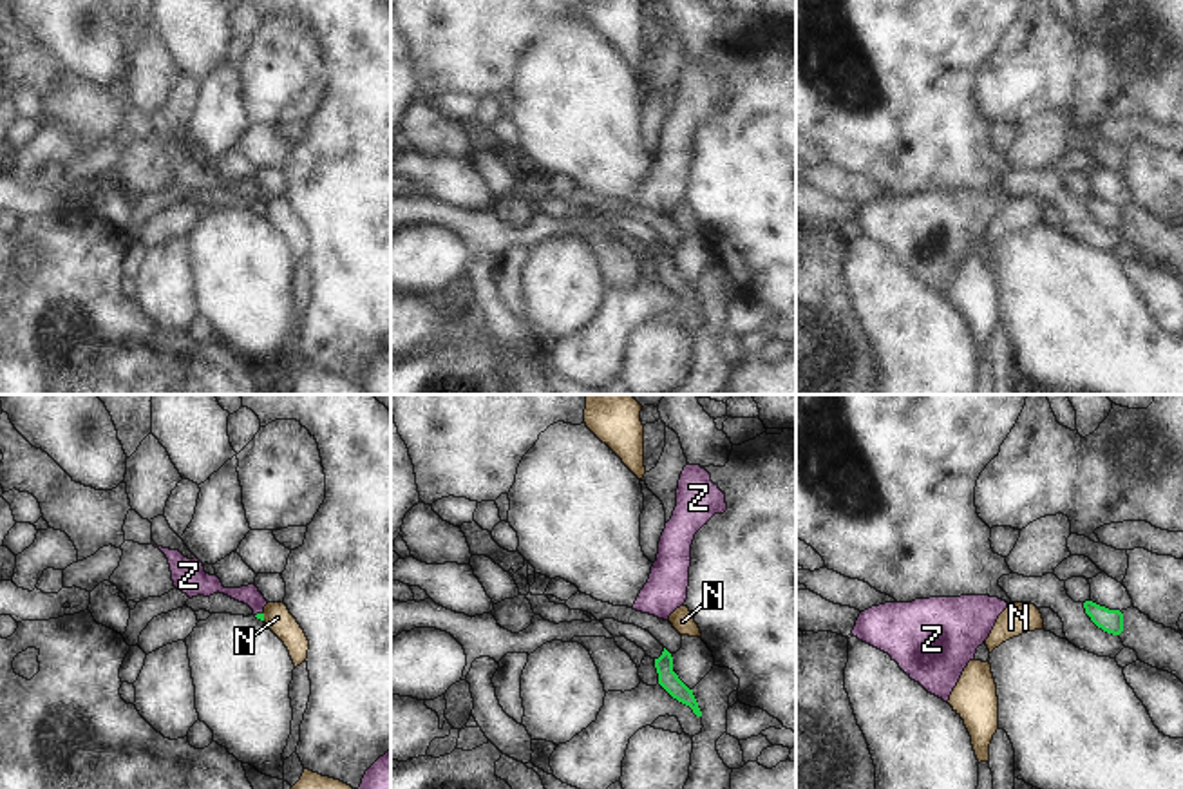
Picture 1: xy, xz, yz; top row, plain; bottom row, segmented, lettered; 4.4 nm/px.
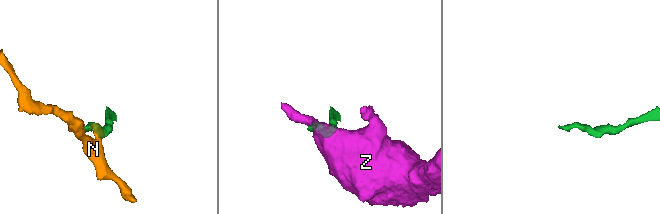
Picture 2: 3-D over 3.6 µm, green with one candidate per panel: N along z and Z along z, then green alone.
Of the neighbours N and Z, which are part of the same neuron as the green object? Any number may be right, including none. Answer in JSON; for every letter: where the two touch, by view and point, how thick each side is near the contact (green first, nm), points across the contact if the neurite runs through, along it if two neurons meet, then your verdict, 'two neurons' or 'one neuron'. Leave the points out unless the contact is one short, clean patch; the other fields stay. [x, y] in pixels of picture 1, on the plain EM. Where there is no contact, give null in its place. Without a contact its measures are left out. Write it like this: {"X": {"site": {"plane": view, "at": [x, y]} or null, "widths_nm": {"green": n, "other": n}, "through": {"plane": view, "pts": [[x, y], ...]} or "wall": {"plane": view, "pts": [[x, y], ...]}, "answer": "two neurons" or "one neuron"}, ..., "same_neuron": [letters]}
{"N": {"site": {"plane": "xy", "at": [263, 210]}, "widths_nm": {"green": 30, "other": 120}, "wall": {"plane": "xy", "pts": [[263, 207], [264, 214]]}, "answer": "two neurons"}, "Z": {"site": {"plane": "xy", "at": [257, 209]}, "widths_nm": {"green": 30, "other": 90}, "wall": {"plane": "xy", "pts": [[261, 207], [255, 210]]}, "answer": "two neurons"}, "same_neuron": []}

